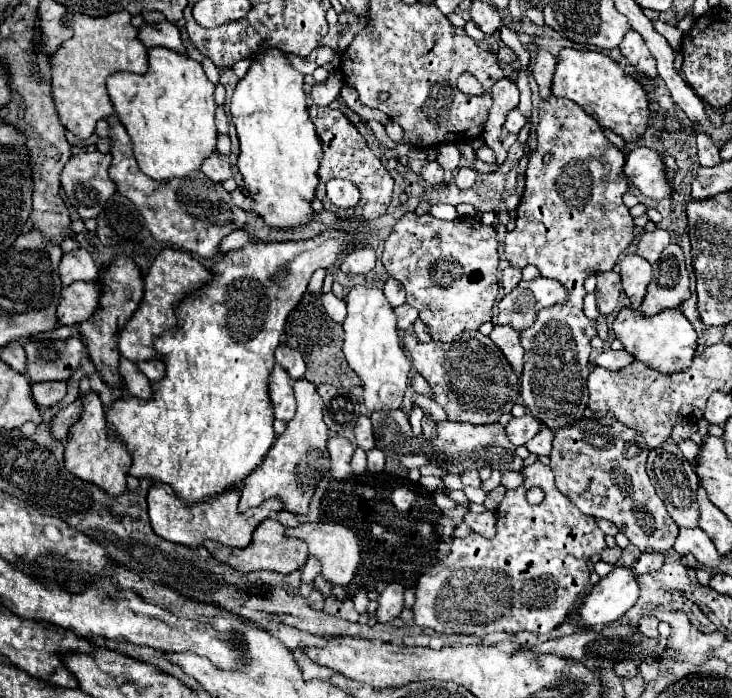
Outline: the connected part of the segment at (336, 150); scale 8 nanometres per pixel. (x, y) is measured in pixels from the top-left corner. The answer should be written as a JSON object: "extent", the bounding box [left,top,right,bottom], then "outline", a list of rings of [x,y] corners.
{"extent":[308,104,394,220],"outline":[[[312,104],[308,112],[310,112],[310,118],[316,126],[316,132],[322,140],[322,146],[324,146],[324,158],[322,158],[322,164],[320,164],[320,170],[318,170],[320,182],[318,182],[318,188],[316,188],[316,198],[326,200],[324,186],[326,186],[328,180],[344,178],[344,180],[354,182],[358,186],[360,194],[362,194],[362,198],[356,206],[358,216],[362,216],[364,220],[374,220],[380,214],[384,214],[390,206],[390,200],[392,200],[392,184],[394,182],[392,182],[388,170],[384,168],[382,160],[370,150],[366,138],[356,130],[356,126],[340,110],[322,108],[322,106]]]}

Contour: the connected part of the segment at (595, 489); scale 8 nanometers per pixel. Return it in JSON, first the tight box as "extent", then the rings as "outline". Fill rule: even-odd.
{"extent":[550,416,678,553],"outline":[[[582,416],[582,420],[556,432],[550,466],[556,476],[556,488],[560,488],[580,512],[614,522],[642,552],[666,553],[678,536],[678,526],[670,520],[666,506],[646,474],[648,452],[642,434],[618,424],[612,416]]]}

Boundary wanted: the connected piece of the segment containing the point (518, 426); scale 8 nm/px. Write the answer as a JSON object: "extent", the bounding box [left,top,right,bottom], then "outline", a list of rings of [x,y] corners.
{"extent":[506,414,544,446],"outline":[[[524,414],[522,418],[512,418],[506,426],[506,434],[510,438],[510,442],[514,446],[522,446],[526,444],[536,432],[540,432],[544,424],[538,424],[538,420],[534,420],[534,416]]]}

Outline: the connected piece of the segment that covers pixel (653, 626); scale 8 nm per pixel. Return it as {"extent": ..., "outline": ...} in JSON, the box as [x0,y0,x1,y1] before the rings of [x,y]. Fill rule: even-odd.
{"extent":[640,616,660,638],"outline":[[[644,616],[640,620],[640,632],[646,634],[648,638],[660,638],[660,634],[658,634],[658,620],[650,618],[650,616]]]}

